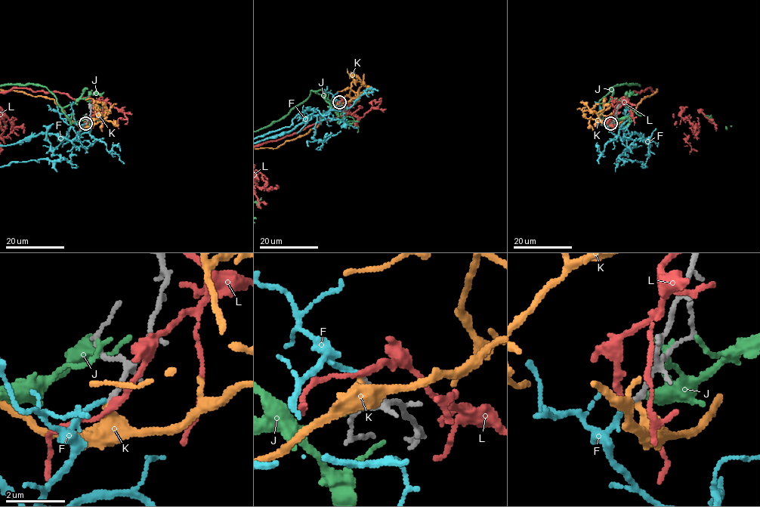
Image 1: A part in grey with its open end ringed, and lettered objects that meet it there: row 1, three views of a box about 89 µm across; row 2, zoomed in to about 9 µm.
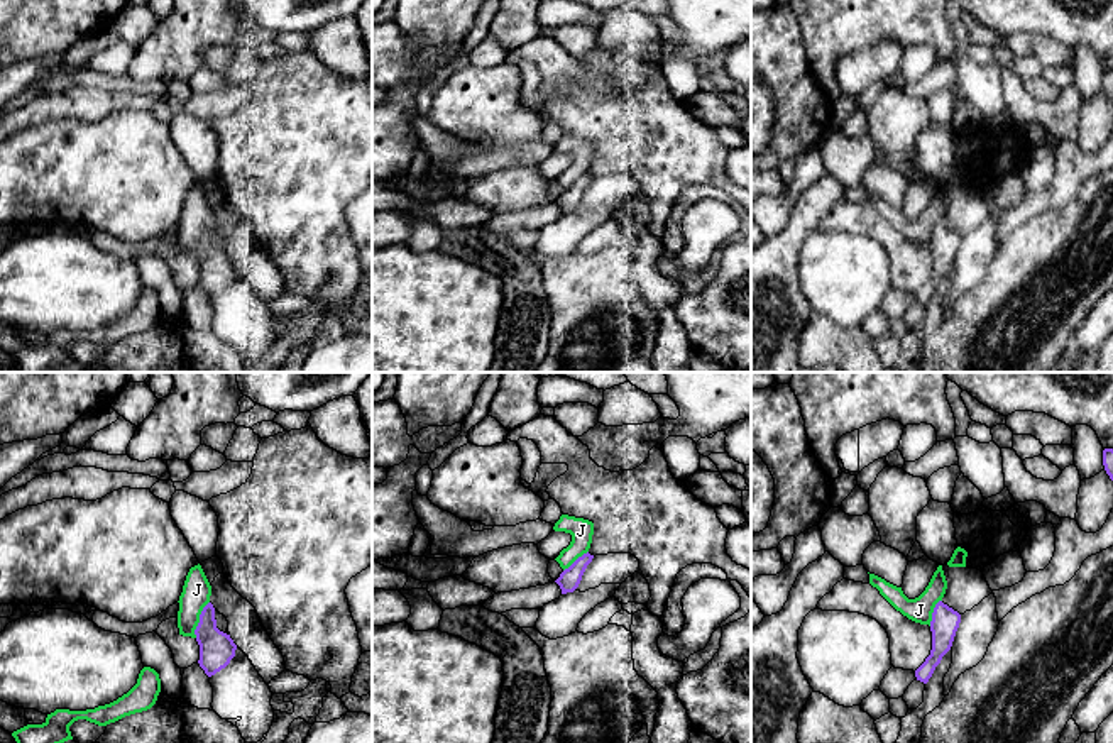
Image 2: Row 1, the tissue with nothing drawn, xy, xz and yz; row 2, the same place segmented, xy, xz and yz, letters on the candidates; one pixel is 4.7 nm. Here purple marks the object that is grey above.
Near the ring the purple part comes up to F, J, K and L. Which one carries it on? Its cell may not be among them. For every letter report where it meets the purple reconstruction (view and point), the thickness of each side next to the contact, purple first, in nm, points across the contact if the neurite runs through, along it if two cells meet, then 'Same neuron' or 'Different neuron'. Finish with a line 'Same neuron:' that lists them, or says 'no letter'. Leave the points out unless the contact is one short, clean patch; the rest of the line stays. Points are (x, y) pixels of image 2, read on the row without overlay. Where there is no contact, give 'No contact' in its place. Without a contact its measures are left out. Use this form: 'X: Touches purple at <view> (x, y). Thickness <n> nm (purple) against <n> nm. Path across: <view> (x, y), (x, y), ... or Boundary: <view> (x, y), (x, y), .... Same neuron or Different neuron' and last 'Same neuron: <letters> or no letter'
F: No contact. Same neuron
J: Touches purple at xy (200, 241). Thickness 170 nm (purple) against 140 nm. Boundary: xy (208, 222), (200, 236), (195, 258). Different neuron
K: No contact. Different neuron
L: No contact. Different neuron
Same neuron: F

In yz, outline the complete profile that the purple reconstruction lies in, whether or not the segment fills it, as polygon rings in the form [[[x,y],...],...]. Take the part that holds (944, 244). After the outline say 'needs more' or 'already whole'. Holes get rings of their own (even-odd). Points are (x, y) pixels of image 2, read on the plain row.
[[[939,222],[932,234],[932,271],[925,283],[915,291],[917,301],[927,305],[942,278],[951,271],[961,235]]]; already whole

